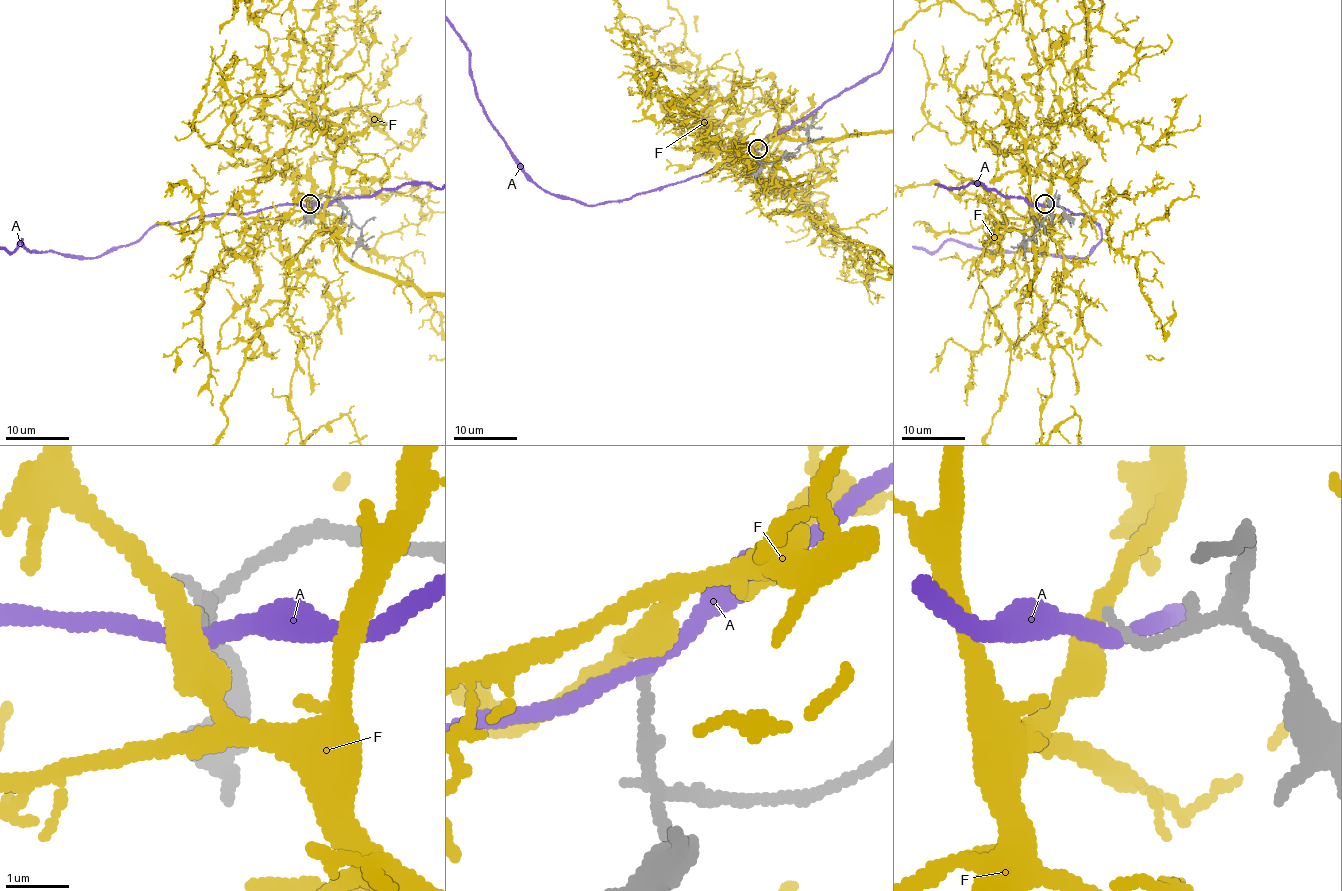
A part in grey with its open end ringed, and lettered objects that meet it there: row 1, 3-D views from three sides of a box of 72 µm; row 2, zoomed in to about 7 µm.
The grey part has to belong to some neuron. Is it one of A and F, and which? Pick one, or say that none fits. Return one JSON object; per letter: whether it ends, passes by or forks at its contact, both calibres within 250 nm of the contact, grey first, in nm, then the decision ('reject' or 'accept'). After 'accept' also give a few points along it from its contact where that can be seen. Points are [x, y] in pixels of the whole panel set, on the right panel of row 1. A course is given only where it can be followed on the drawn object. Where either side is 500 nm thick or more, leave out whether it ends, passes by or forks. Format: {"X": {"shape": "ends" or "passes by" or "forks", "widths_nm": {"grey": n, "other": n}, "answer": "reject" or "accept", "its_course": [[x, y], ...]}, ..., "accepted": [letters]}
{"A": {"shape": "passes by", "widths_nm": {"grey": 190, "other": 240}, "answer": "reject"}, "F": {"shape": "passes by", "widths_nm": {"grey": 170, "other": 340}, "answer": "accept"}, "accepted": ["F"]}

